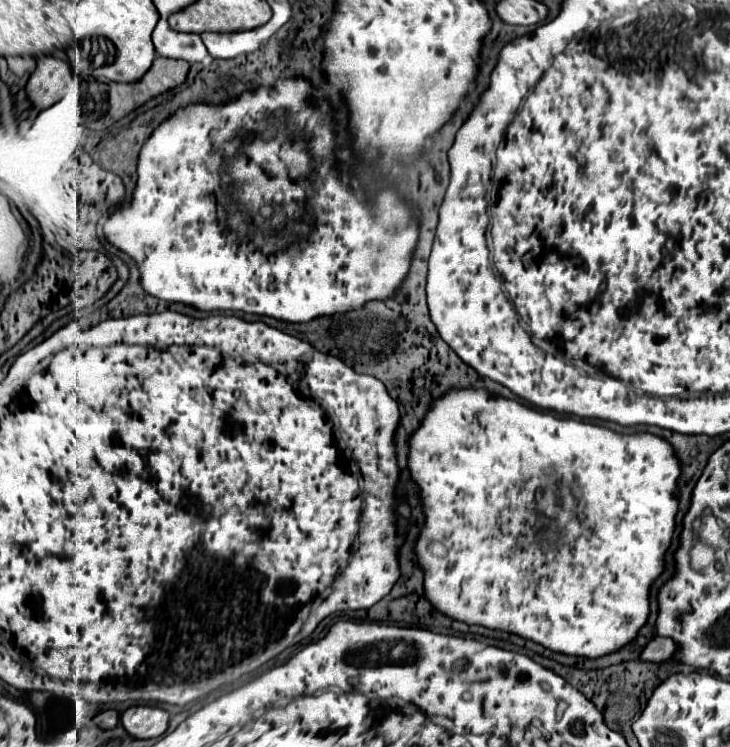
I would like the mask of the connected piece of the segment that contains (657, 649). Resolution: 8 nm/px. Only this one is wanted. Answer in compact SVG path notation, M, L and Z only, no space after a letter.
M656 636L646 648L644 652L640 654L640 660L646 660L646 662L666 662L666 660L672 660L674 654L676 654L676 642L668 640L668 638L662 638L662 636Z

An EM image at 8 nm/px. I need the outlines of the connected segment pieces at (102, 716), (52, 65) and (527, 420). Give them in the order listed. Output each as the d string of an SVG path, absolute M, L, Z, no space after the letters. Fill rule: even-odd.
M104 710L94 716L94 722L104 730L112 730L118 724L118 720L120 720L120 714L116 710Z
M42 56L38 58L36 70L30 74L26 92L30 102L38 110L46 110L64 96L64 88L68 80L72 78L72 68L68 62L52 58L52 56Z
M458 388L458 390L452 390L452 392L446 392L444 396L440 396L440 400L436 400L436 404L432 404L432 408L428 408L428 416L424 416L424 424L420 424L420 428L416 432L412 432L410 436L410 454L408 454L408 470L410 470L410 476L412 476L412 482L420 488L420 502L422 502L422 512L424 512L424 526L418 534L418 540L414 544L414 554L418 556L418 566L422 568L424 572L424 596L426 600L436 606L436 610L452 620L458 620L458 622L464 622L464 624L476 624L476 626L484 626L484 628L490 628L490 630L502 630L502 632L510 632L510 634L518 634L526 640L532 640L552 652L560 652L560 654L568 654L568 656L580 656L580 658L602 658L602 656L608 656L612 652L618 652L620 648L624 648L626 644L630 644L632 640L636 640L640 628L648 622L648 616L650 616L650 586L654 584L656 578L660 578L660 574L666 570L666 552L670 548L670 542L672 542L672 534L674 534L674 528L676 528L676 514L678 514L678 506L680 502L676 500L678 496L678 478L680 478L680 460L676 460L676 456L672 456L672 444L668 444L666 440L660 440L660 436L654 436L654 434L648 434L648 432L636 432L636 434L618 434L610 428L604 428L604 426L598 426L598 424L590 424L590 422L582 422L582 420L574 420L574 418L556 418L554 414L550 412L540 412L540 410L534 410L526 404L520 404L516 400L508 400L508 398L500 398L500 396L492 396L484 389L473 388ZM560 480L570 480L570 492L568 494L557 496L558 507L557 511L567 511L567 517L565 519L565 526L558 526L557 516L550 516L549 507L544 505L542 499L540 499L541 493L538 492L538 488L550 488L554 493L557 493L558 482ZM554 522L557 523L557 527L552 527L552 533L565 532L563 535L551 535L554 539L550 542L544 542L536 540L536 532L541 530L543 526ZM432 542L440 542L444 548L446 548L446 556L434 556L430 552L430 546Z

